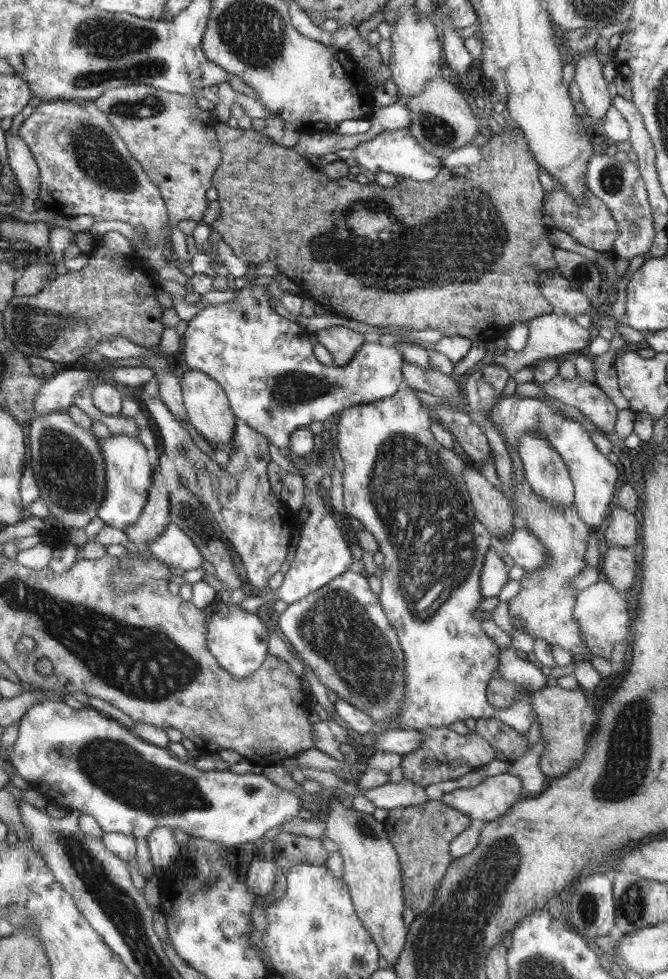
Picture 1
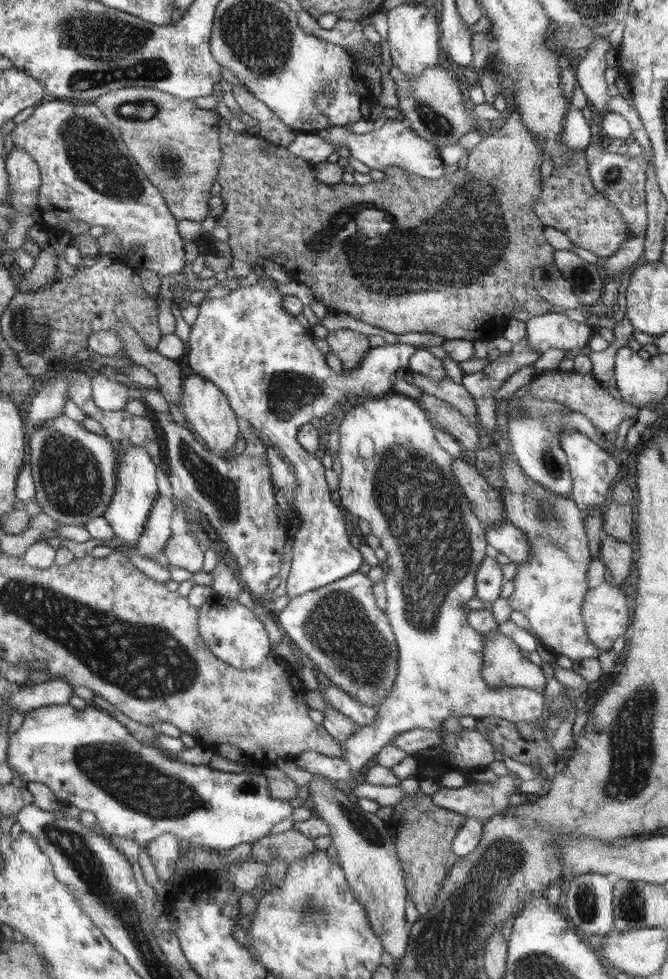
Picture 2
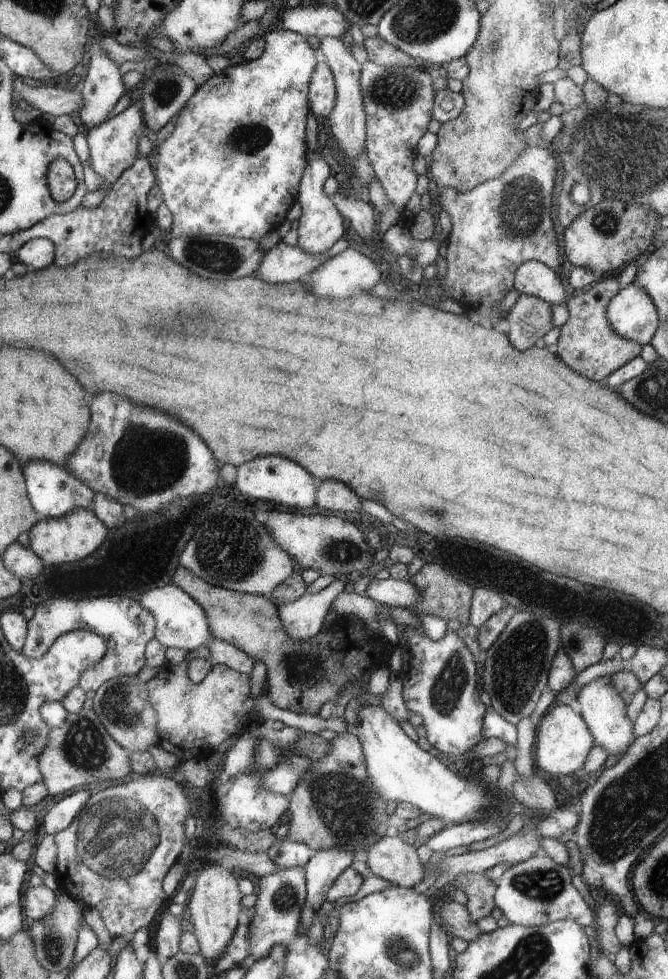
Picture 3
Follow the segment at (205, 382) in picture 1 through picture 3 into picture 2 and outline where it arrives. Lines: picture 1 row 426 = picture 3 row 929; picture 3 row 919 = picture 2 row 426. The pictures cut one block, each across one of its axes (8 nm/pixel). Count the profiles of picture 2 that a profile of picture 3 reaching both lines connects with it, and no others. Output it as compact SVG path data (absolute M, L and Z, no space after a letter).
M186 371L183 378L183 397L181 399L180 411L184 412L189 428L207 448L214 452L215 456L222 457L230 450L234 450L238 440L238 418L232 412L233 408L228 406L228 396L221 388L210 379L200 376L191 371Z

